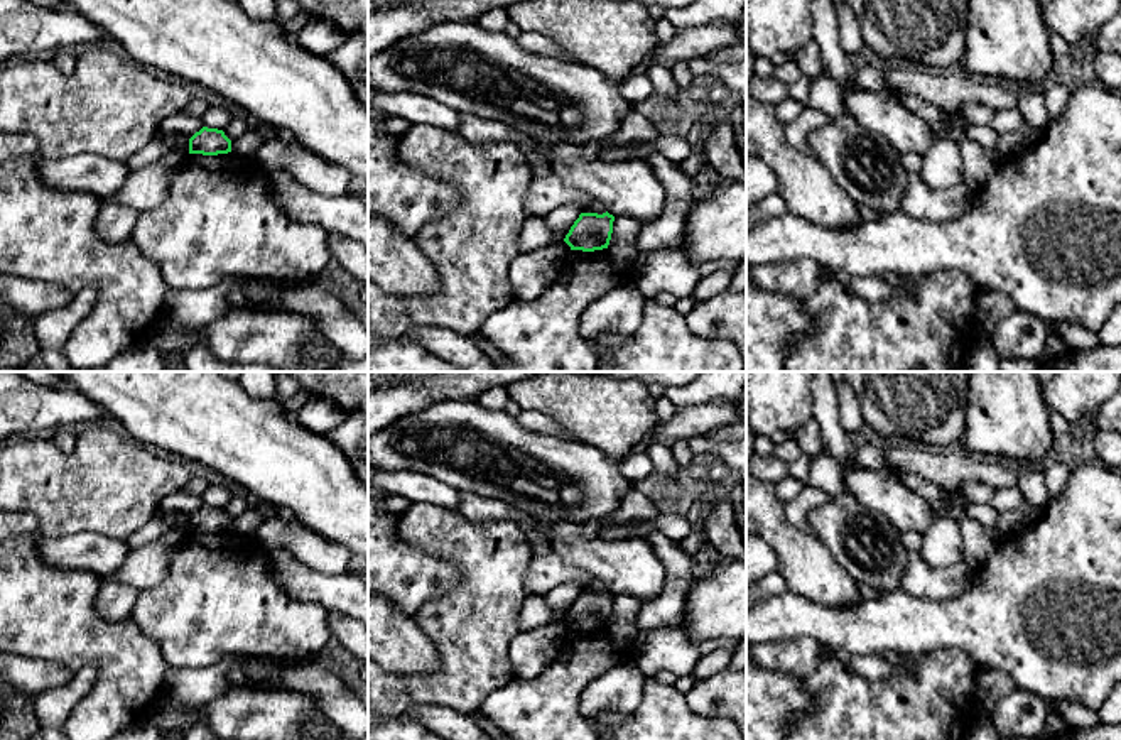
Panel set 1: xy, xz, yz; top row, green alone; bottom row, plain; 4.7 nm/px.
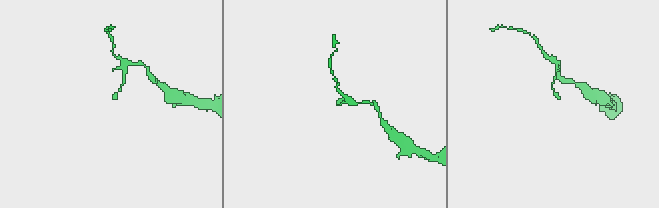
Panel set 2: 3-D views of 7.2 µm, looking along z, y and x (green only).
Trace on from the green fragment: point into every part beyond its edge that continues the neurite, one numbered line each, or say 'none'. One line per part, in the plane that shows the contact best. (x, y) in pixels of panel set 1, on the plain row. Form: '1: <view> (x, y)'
none

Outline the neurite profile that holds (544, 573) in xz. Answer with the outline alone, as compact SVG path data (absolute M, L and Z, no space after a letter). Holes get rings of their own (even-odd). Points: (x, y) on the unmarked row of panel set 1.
M555 551L545 556L533 556L523 576L523 591L527 596L544 596L564 583L577 583L581 591L606 591L606 586L598 578L569 566Z

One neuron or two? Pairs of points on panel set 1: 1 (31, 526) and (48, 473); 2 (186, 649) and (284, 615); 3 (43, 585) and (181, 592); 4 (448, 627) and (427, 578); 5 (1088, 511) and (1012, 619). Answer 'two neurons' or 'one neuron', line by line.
1: two neurons
2: one neuron
3: two neurons
4: two neurons
5: one neuron

